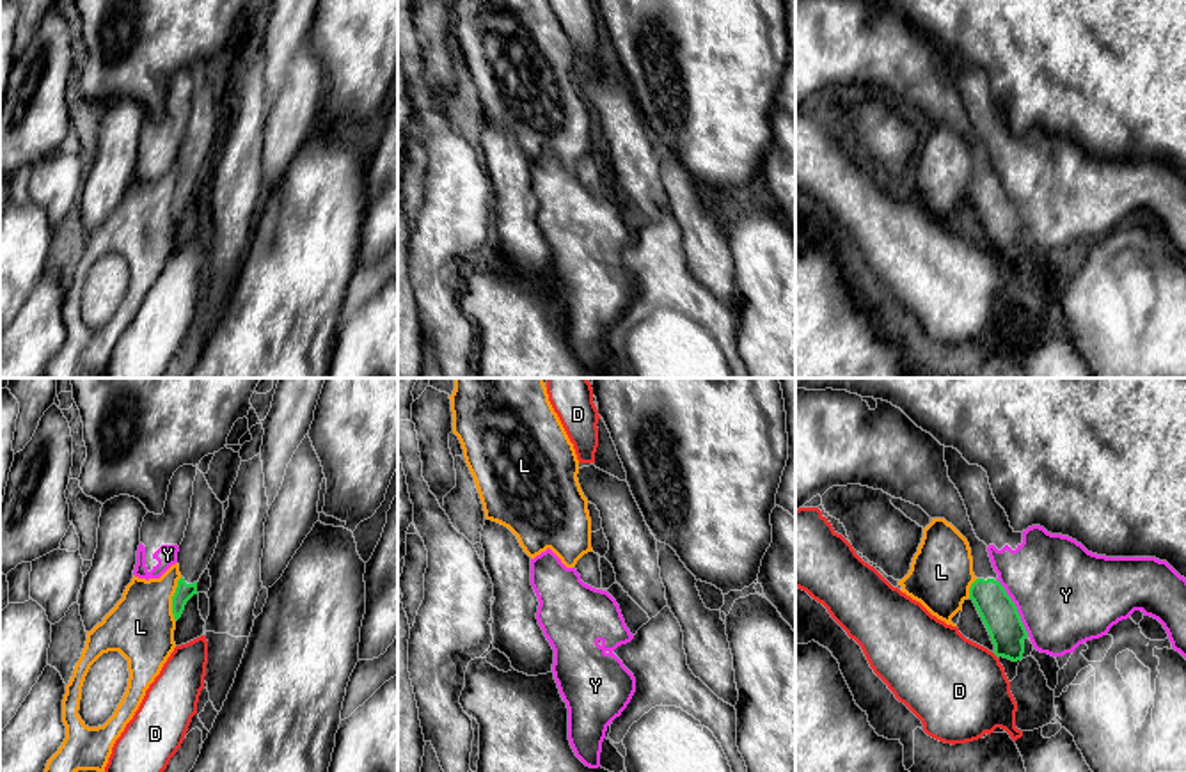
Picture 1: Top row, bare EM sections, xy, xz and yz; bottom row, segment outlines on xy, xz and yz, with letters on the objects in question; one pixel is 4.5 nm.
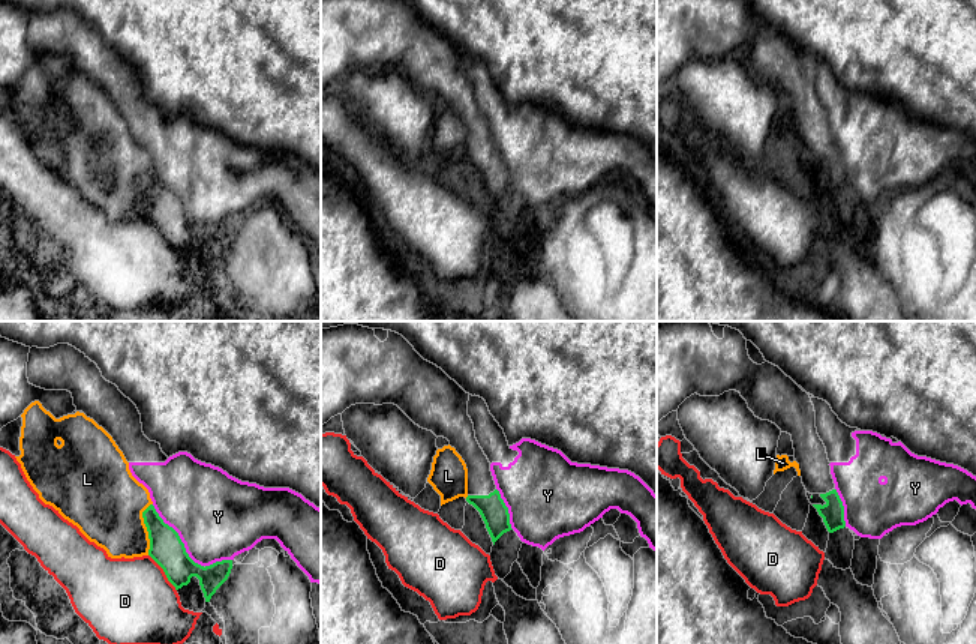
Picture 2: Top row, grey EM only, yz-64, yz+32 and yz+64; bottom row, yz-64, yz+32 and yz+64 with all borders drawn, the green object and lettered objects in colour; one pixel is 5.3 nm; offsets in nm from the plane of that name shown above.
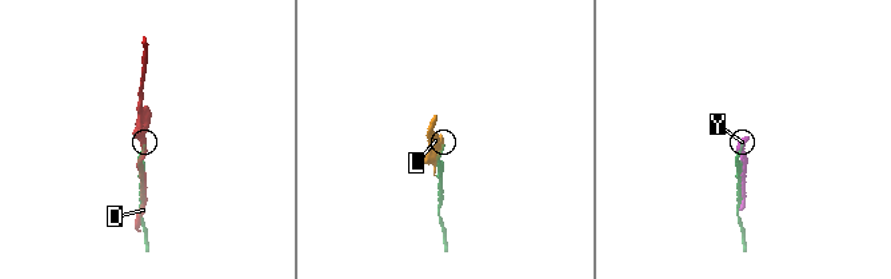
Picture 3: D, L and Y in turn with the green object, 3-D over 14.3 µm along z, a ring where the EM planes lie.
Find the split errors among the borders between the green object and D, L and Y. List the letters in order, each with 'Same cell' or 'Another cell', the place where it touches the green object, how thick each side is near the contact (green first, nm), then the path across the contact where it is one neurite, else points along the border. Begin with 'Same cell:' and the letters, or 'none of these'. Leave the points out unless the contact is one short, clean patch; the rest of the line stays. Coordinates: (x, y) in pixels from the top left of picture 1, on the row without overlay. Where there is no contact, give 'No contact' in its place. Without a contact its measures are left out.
Same cell: none of these
D: Another cell. No contact
L: Another cell. Touches green at xy (173, 201). Thickness 80 nm (green) against 300 nm
Y: Another cell. Touches green at yz (1016, 210). Thickness 160 nm (green) against 460 nm

